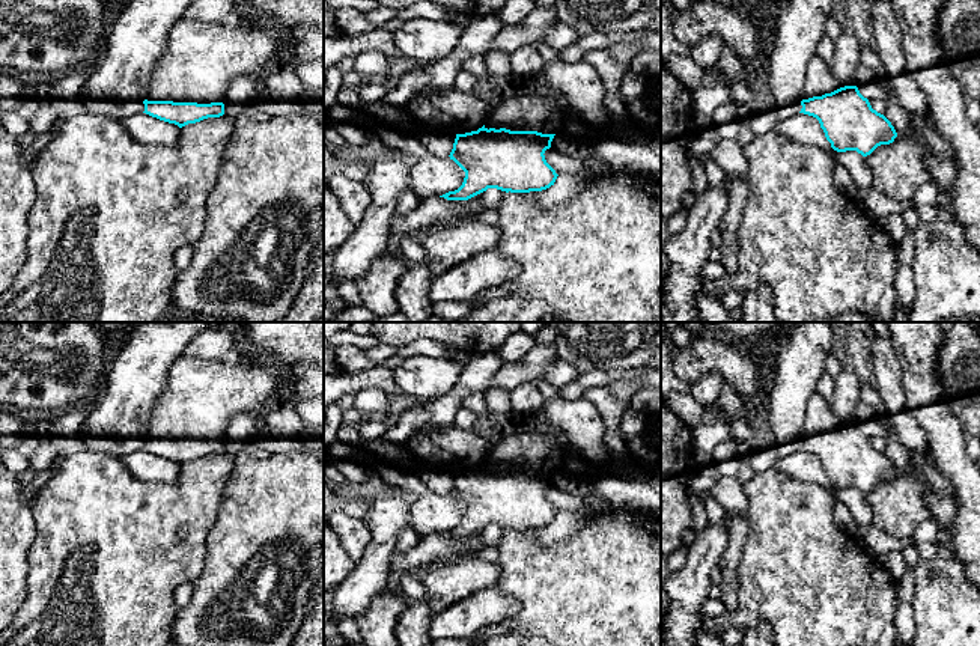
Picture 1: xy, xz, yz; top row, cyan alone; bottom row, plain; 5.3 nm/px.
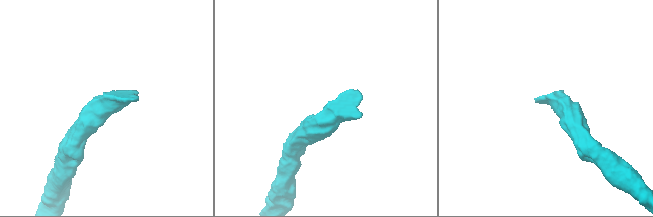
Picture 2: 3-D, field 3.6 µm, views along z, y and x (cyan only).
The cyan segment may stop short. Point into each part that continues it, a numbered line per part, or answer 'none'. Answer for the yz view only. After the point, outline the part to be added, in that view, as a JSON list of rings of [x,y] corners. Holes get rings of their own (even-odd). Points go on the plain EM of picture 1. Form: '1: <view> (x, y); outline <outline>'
1: yz (819, 417); outline [[[817,392],[811,395],[802,423],[804,437],[813,434],[822,434],[840,426],[842,422],[831,410],[829,402],[826,402]]]

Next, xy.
1: xy (200, 396); outline [[[239,354],[224,360],[181,355],[173,363],[166,387],[142,428],[148,438],[224,441],[229,420],[239,413],[272,408],[286,379],[288,375],[280,369]]]

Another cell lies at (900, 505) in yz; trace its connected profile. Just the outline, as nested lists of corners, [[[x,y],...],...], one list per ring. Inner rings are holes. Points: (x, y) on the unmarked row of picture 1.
[[[930,450],[908,452],[909,470],[864,494],[873,512],[873,526],[897,539],[909,539],[914,529],[930,516],[930,494],[951,497],[953,485],[936,468]]]

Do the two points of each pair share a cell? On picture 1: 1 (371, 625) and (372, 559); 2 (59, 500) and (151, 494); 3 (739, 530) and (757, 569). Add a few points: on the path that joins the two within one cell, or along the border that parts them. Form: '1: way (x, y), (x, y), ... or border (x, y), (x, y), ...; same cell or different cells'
1: border (384, 588), (357, 619); different cells
2: way (82, 500), (128, 500); same cell
3: border (748, 514), (748, 533), (736, 577); different cells

